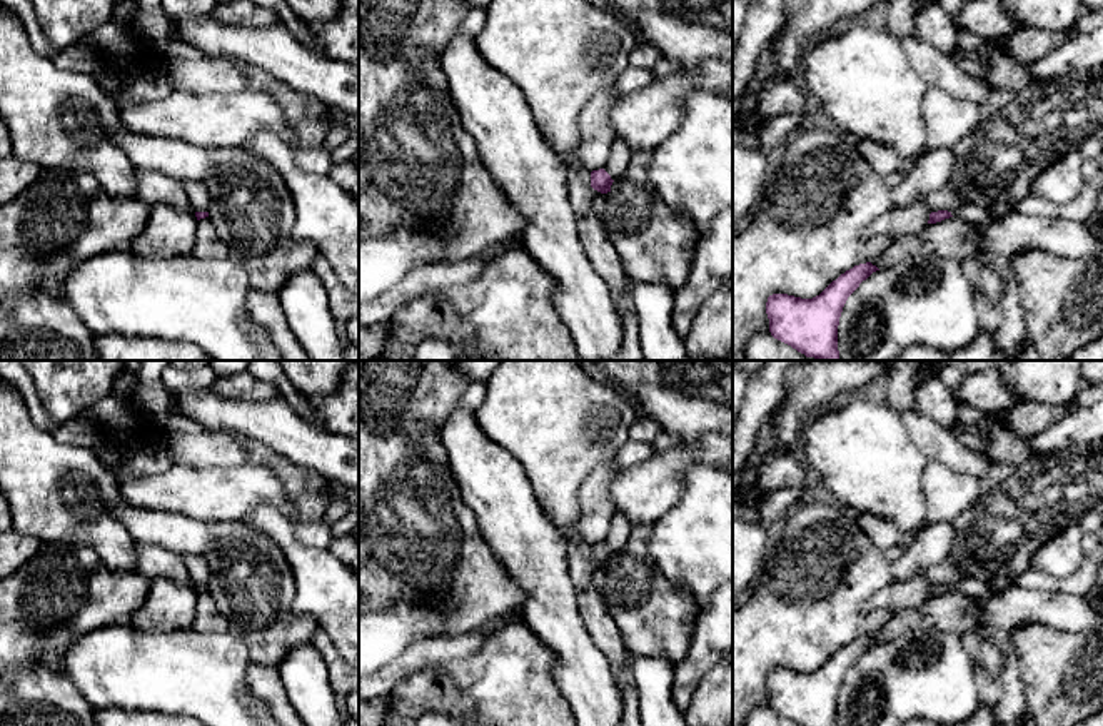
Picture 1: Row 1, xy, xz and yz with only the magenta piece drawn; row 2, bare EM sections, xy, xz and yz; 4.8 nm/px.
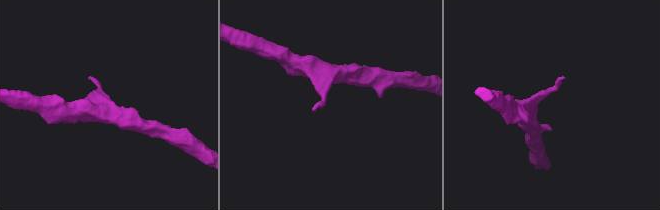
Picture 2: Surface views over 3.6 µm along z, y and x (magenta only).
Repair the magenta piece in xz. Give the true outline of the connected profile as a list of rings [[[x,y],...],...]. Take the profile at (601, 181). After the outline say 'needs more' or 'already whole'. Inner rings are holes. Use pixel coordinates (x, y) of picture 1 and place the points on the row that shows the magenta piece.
[[[604,169],[591,172],[591,187],[601,194],[611,192],[612,182],[614,180],[611,179],[611,175]]] | already whole

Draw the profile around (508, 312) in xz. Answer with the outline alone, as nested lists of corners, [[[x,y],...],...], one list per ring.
[[[521,247],[499,254],[474,280],[447,292],[432,292],[402,305],[389,320],[389,337],[377,360],[414,360],[426,339],[459,345],[461,360],[582,360],[571,330],[554,305],[554,279]]]

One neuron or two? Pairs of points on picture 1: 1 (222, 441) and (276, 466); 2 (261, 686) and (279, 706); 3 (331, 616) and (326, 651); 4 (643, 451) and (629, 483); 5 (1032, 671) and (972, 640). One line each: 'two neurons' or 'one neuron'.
1: two neurons
2: one neuron
3: two neurons
4: two neurons
5: two neurons

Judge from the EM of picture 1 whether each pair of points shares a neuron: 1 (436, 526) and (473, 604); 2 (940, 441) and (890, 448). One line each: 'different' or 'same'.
1: same
2: different

